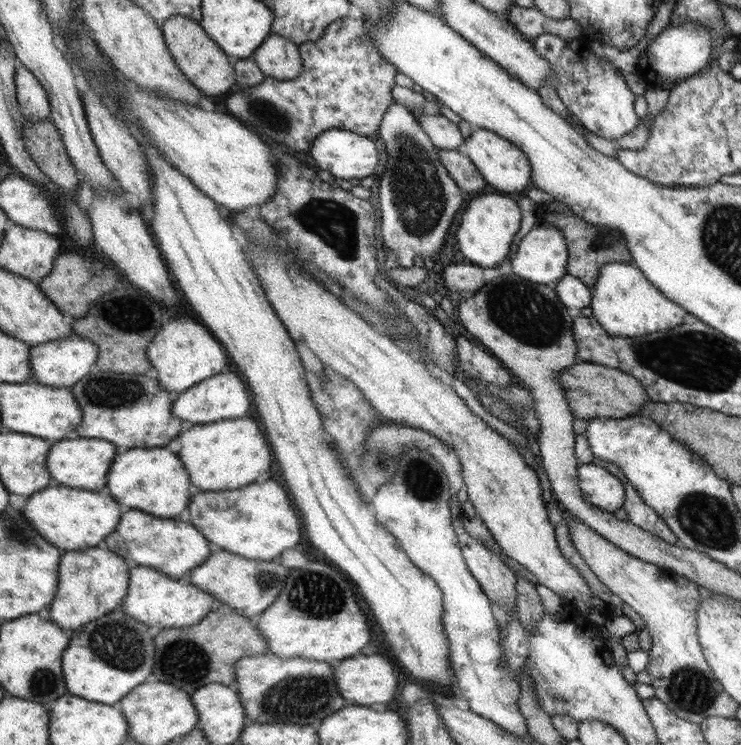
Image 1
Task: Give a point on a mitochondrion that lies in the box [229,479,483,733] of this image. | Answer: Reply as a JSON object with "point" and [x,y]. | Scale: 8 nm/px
{"point":[306,697]}

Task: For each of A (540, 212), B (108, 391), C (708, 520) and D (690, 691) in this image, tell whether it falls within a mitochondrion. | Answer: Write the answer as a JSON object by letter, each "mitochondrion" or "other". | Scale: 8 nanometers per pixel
{"A":"other","B":"mitochondrion","C":"mitochondrion","D":"mitochondrion"}

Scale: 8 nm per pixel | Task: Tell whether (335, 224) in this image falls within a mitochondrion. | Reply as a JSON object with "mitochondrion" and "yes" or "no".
{"mitochondrion":"yes"}

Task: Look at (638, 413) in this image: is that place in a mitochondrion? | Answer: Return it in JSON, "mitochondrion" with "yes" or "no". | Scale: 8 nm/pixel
{"mitochondrion":"no"}

